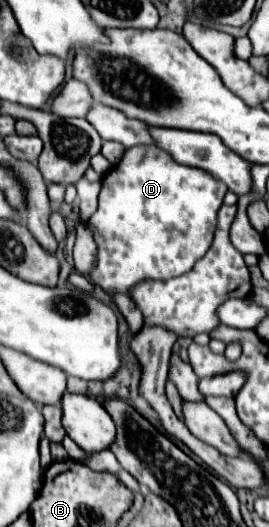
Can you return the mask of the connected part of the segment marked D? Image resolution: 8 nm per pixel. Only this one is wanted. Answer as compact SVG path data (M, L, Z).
M158 146L126 148L120 164L104 176L98 210L90 218L98 244L98 264L90 272L92 282L108 294L128 294L140 280L168 280L188 272L212 244L216 212L226 192L228 188L214 176L174 162Z

